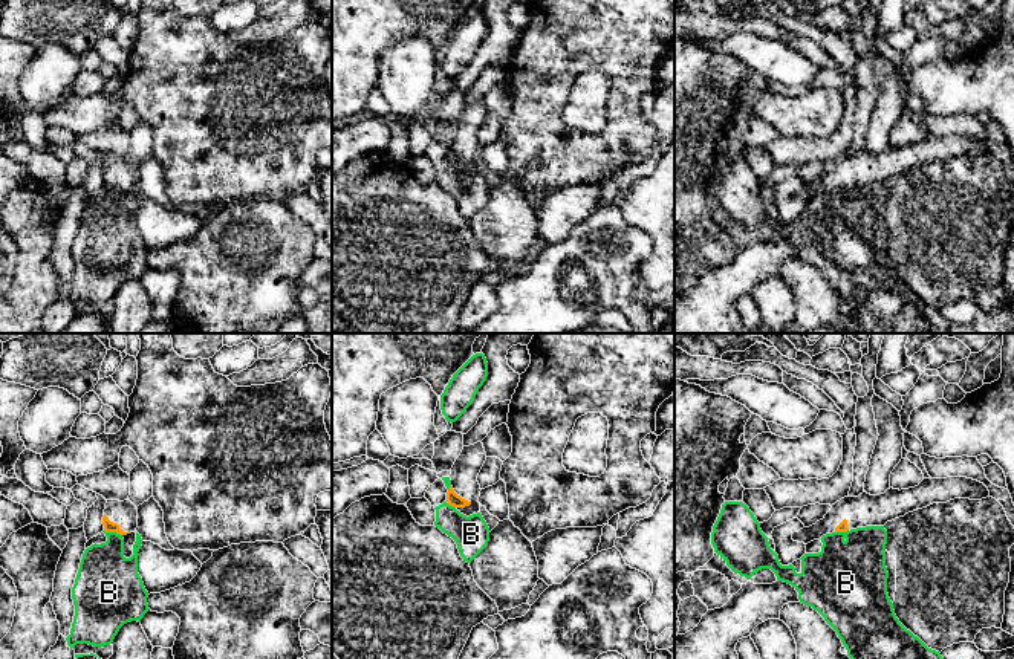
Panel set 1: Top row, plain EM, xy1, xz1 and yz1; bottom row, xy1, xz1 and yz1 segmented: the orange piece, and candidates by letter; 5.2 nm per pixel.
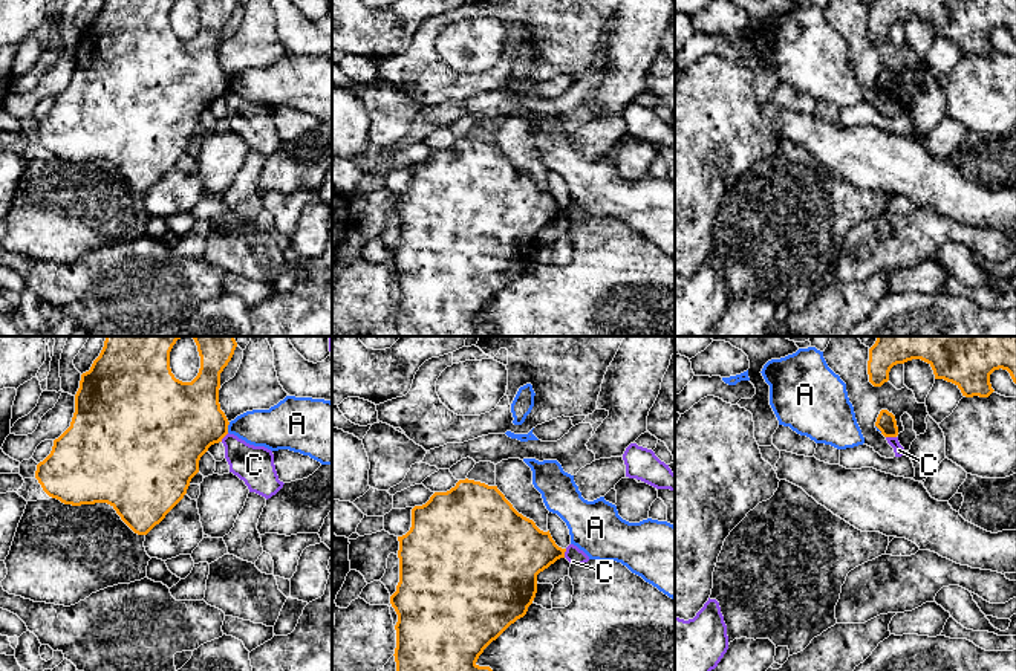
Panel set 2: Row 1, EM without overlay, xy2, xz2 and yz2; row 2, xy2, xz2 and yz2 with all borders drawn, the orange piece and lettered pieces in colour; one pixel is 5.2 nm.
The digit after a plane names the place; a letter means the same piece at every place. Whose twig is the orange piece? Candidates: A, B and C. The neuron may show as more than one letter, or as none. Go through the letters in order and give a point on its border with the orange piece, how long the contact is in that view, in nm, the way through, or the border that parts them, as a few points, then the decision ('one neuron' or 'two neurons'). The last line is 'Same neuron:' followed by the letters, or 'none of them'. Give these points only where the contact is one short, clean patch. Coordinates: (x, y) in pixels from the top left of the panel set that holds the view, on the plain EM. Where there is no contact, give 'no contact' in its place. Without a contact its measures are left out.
A: xy2 (227, 84) | 60 nm | along xy2 (230, 80), (227, 89) | two neurons
B: xy1 (113, 188) | 100 nm | along xy1 (104, 187), (121, 193) | two neurons
C: yz2 (891, 94) | 60 nm | along yz2 (886, 94), (895, 95) | two neurons
Same neuron: none of them

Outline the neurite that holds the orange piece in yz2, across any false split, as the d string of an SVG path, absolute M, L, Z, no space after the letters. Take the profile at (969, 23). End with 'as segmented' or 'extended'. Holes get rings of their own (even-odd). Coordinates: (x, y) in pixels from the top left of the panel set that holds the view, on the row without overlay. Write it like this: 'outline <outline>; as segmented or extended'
outline M875 0L869 6L868 32L874 44L889 38L897 21L927 20L935 37L955 41L966 55L988 55L990 32L1007 28L1016 41L1016 0Z; as segmented

